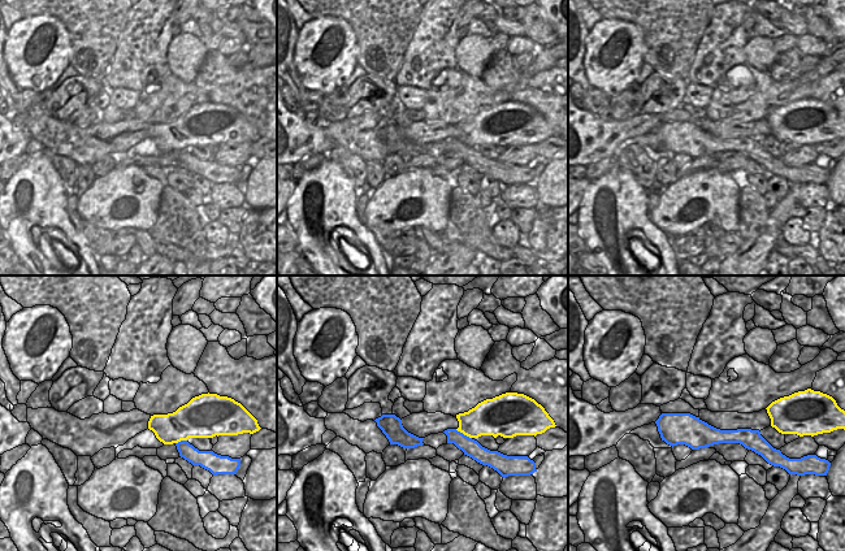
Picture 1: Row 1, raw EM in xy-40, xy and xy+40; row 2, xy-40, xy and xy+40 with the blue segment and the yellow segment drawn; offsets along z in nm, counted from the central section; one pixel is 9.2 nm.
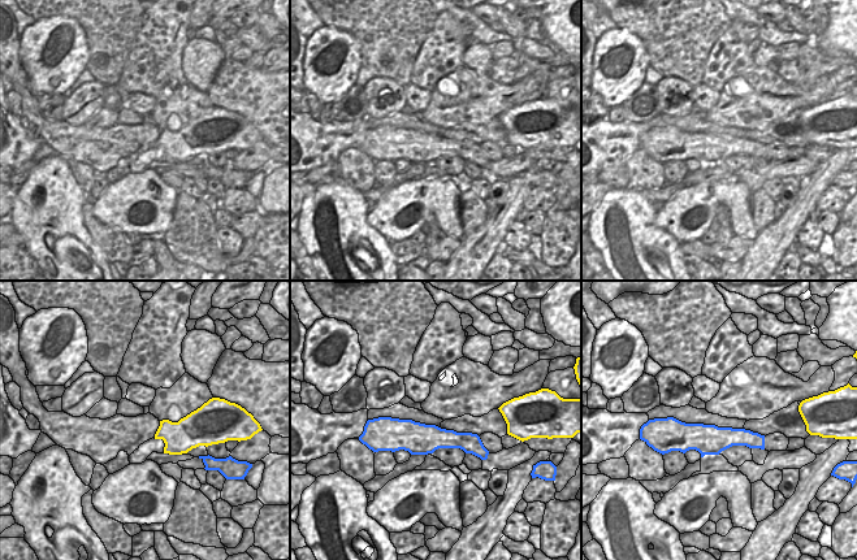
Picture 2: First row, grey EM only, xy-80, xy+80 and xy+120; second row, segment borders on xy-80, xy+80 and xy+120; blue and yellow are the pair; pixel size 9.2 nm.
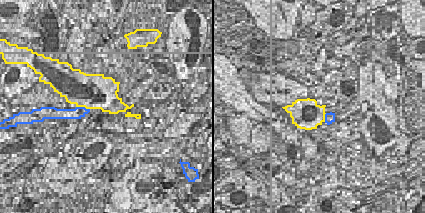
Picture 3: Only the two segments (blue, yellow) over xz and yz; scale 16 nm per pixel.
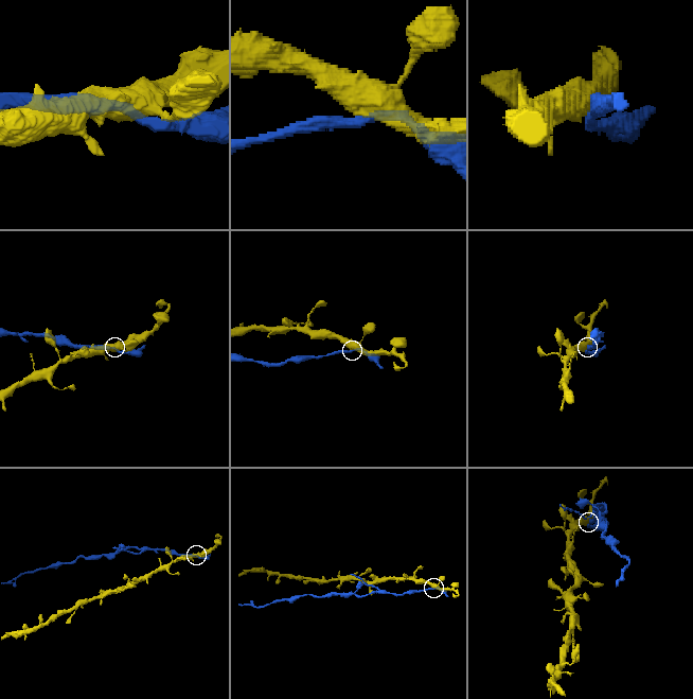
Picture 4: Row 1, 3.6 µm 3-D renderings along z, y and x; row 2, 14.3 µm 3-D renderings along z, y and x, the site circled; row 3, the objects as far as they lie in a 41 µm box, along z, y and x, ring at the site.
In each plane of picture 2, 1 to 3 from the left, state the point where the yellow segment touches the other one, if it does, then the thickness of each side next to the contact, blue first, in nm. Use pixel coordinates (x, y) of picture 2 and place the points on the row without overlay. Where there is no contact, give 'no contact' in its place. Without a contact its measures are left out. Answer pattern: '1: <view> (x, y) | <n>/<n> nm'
1: no contact
2: no contact
3: no contact

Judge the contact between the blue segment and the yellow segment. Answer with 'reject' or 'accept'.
reject

